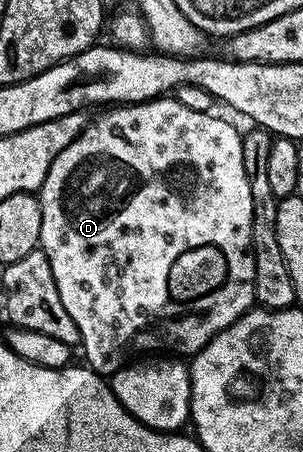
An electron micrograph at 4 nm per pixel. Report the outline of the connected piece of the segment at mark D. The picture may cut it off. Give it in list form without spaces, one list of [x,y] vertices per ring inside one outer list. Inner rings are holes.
[[[174,97],[152,99],[149,103],[116,105],[111,109],[101,111],[104,112],[93,123],[92,120],[85,122],[84,132],[74,141],[70,141],[70,145],[66,145],[66,149],[62,149],[62,153],[58,153],[58,157],[54,157],[54,161],[50,165],[50,173],[46,173],[46,181],[40,186],[38,198],[42,209],[42,233],[40,234],[39,250],[44,251],[50,261],[50,270],[54,272],[54,285],[58,285],[58,297],[62,297],[62,305],[66,308],[66,313],[70,313],[74,325],[78,325],[79,346],[84,347],[83,362],[91,367],[96,374],[110,377],[119,367],[124,366],[125,363],[141,353],[171,353],[176,357],[197,355],[222,329],[226,329],[231,323],[238,321],[238,317],[242,317],[249,311],[256,303],[256,298],[254,297],[254,261],[252,260],[252,194],[250,193],[250,181],[246,177],[246,165],[242,161],[244,140],[241,132],[236,132],[234,124],[219,119],[216,113],[186,109],[186,105],[182,105]]]

